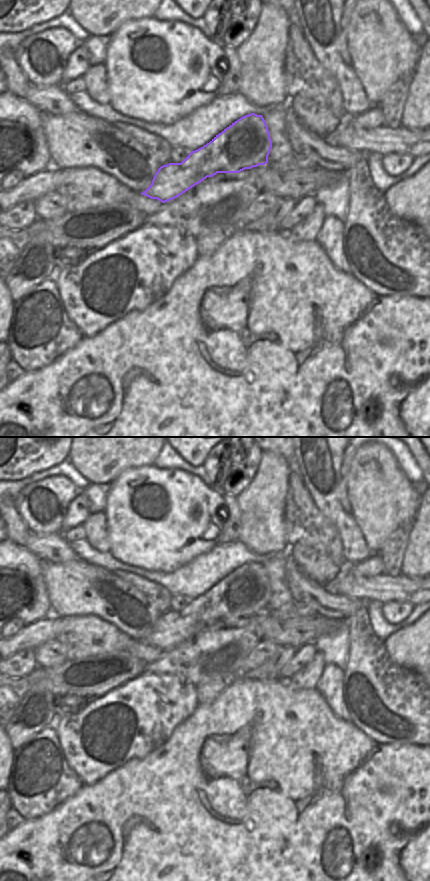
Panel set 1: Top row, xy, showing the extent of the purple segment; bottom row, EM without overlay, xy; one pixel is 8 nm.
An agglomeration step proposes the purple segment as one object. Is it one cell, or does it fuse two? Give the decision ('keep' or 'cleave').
keep

